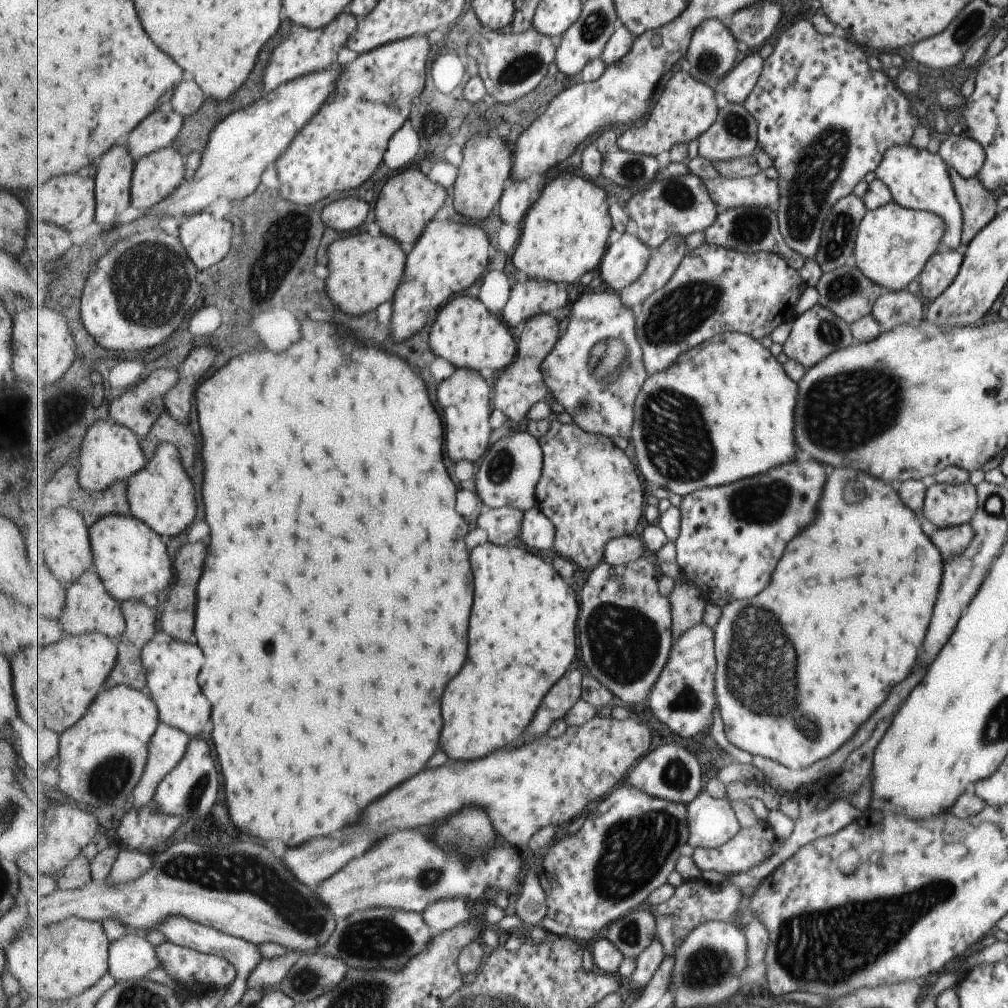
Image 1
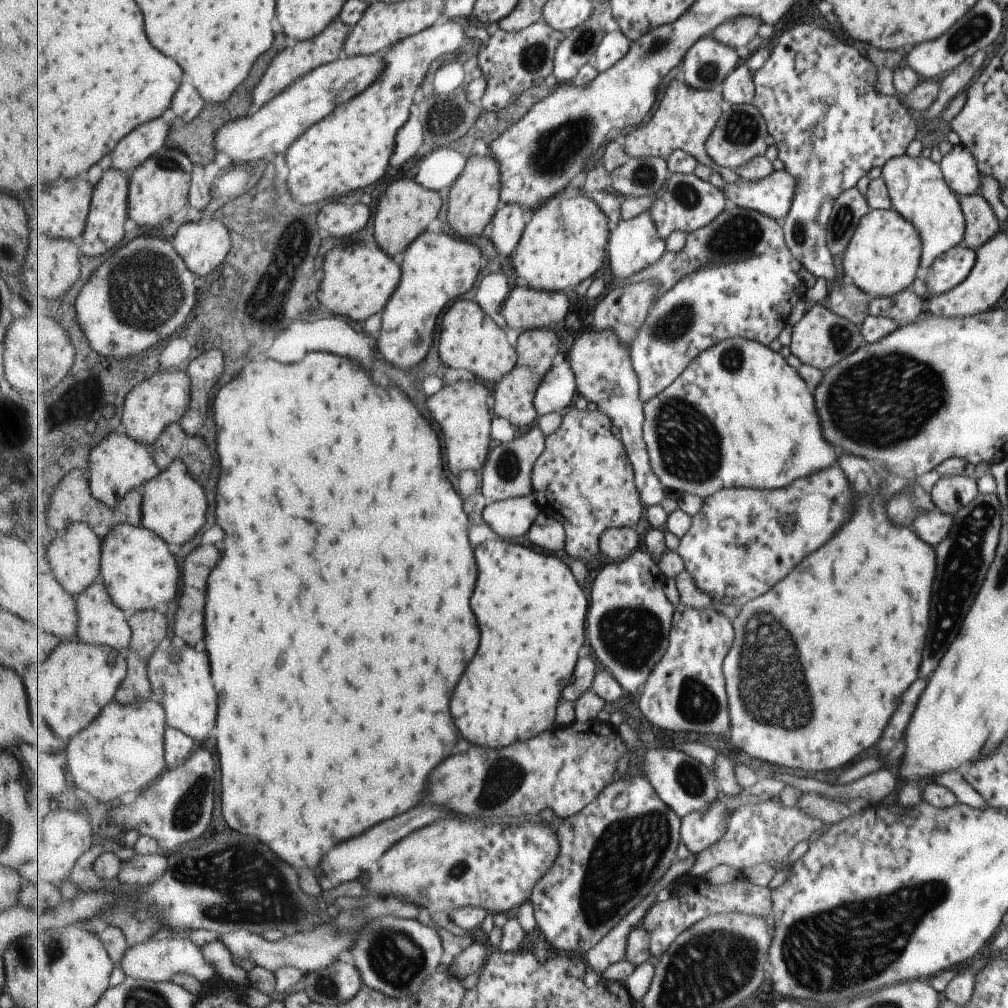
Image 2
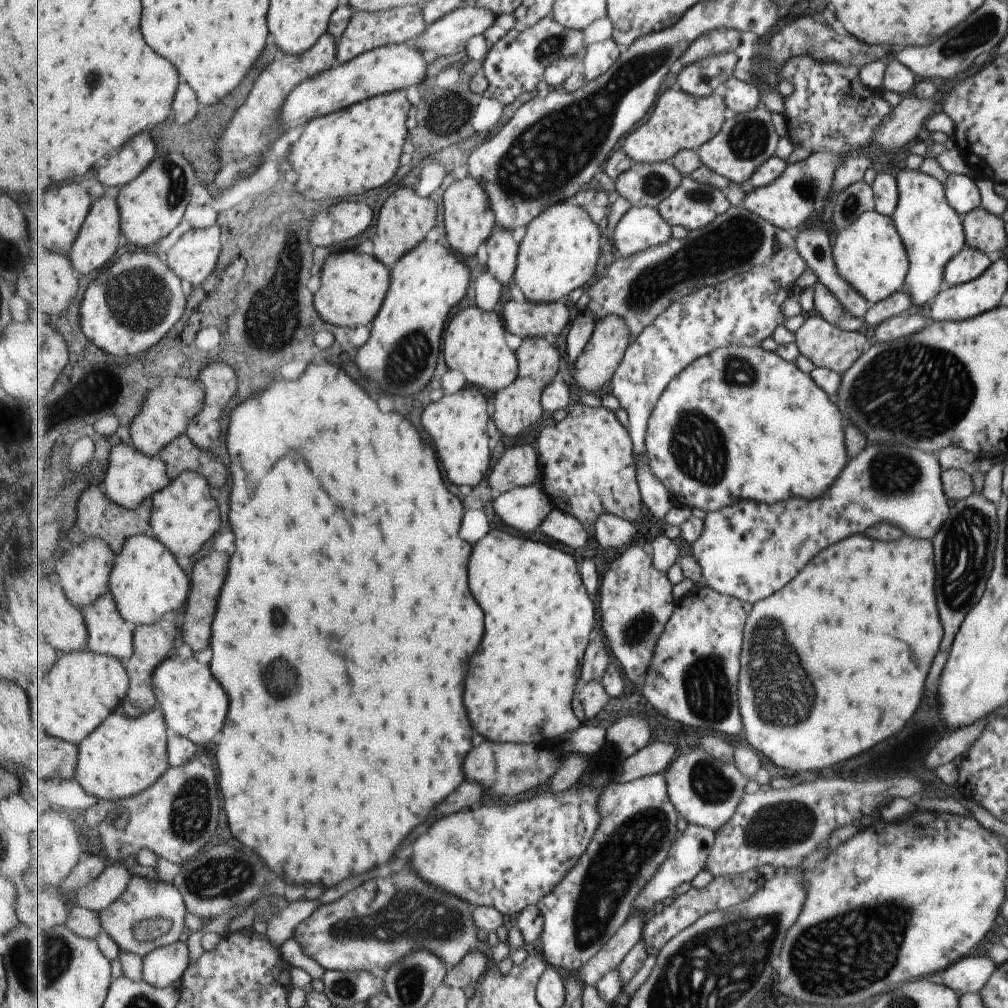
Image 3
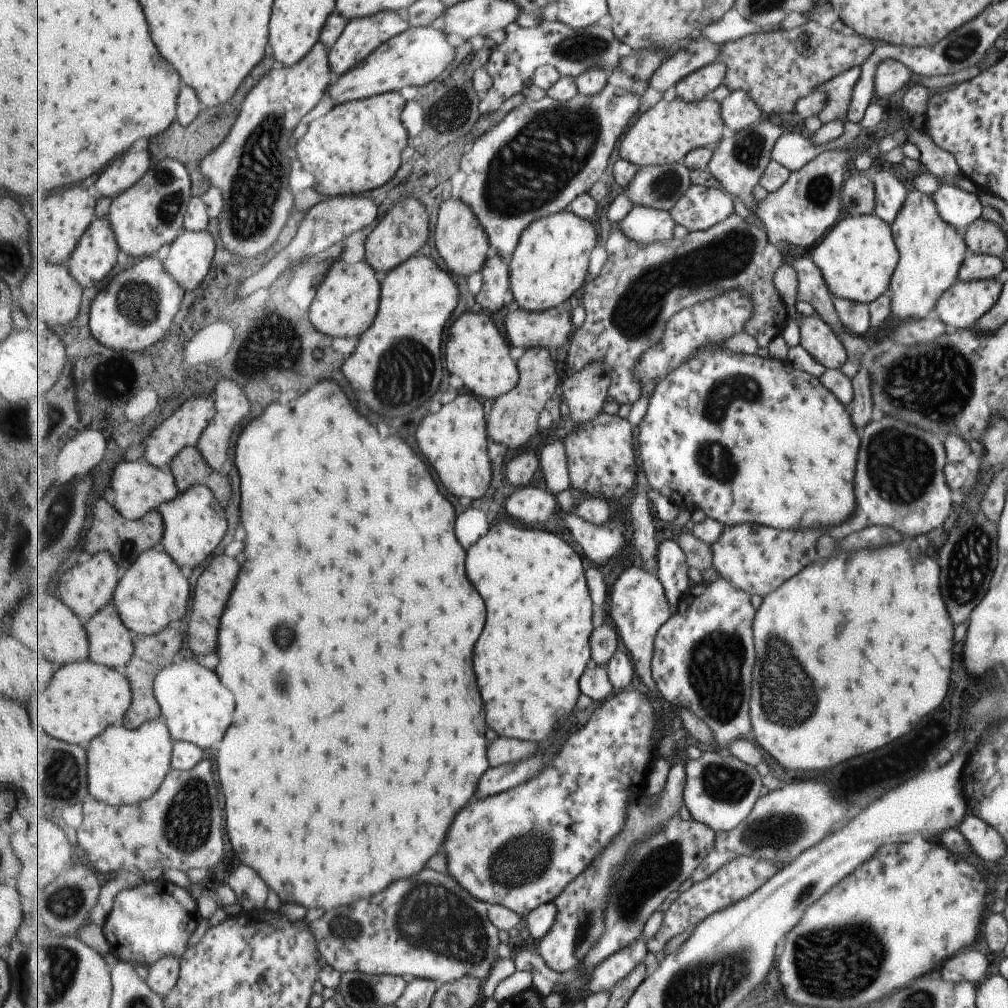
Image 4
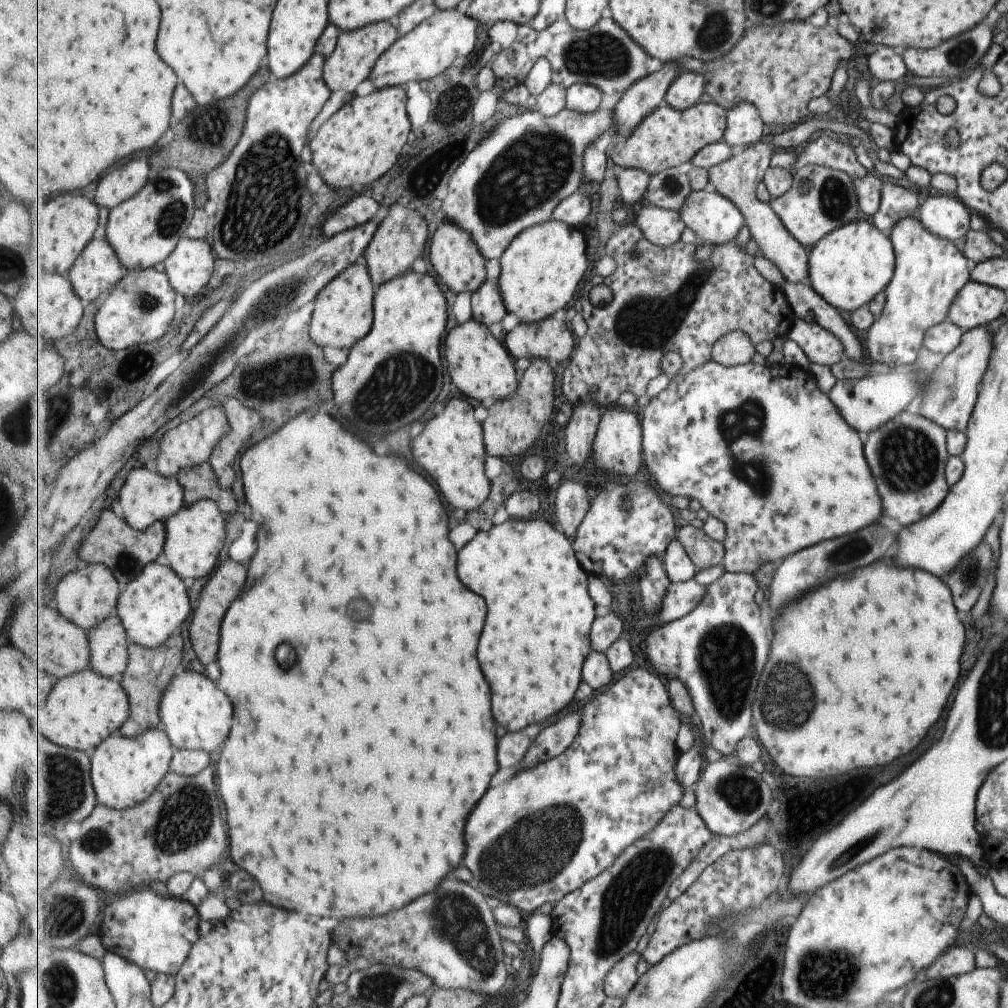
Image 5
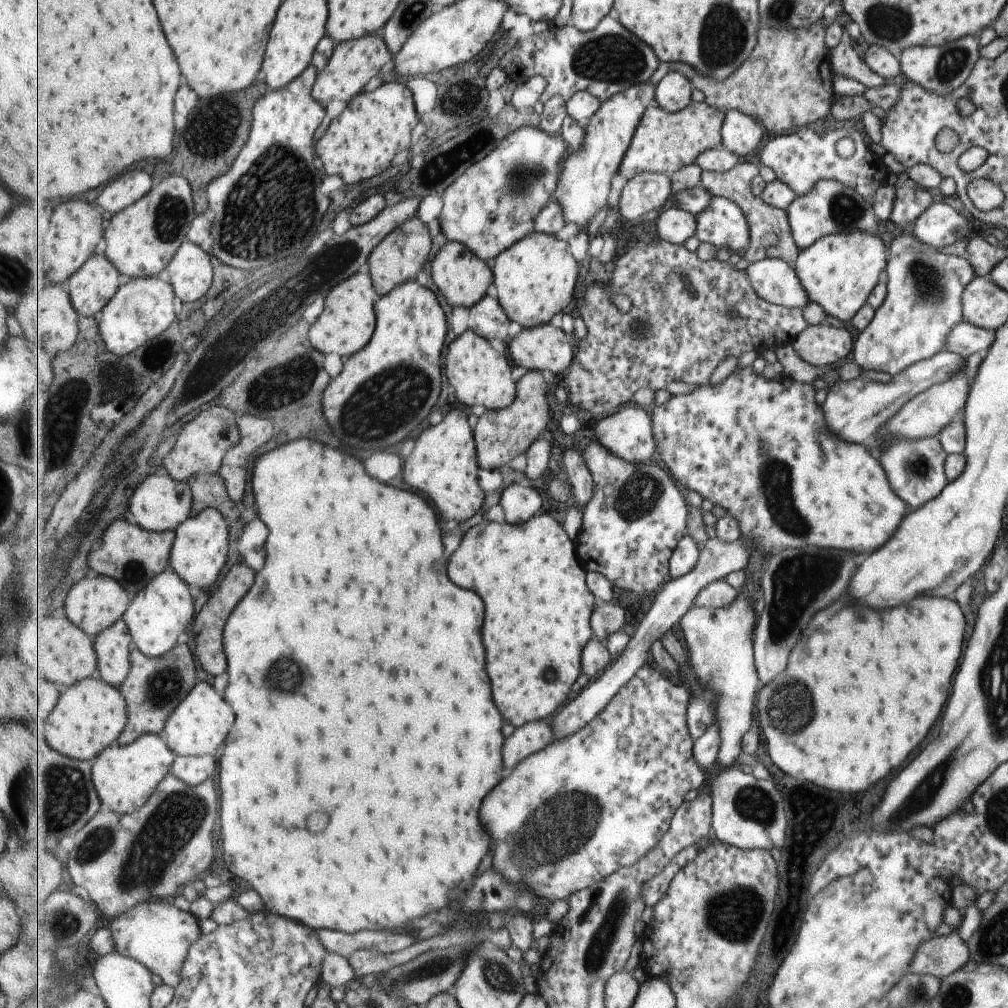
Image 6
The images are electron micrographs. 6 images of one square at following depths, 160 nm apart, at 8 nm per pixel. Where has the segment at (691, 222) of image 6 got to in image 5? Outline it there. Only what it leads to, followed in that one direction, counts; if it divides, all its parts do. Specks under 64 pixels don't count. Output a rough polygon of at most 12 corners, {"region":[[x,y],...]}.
{"region":[[651,204],[634,224],[652,243],[675,244],[686,226],[679,211]]}

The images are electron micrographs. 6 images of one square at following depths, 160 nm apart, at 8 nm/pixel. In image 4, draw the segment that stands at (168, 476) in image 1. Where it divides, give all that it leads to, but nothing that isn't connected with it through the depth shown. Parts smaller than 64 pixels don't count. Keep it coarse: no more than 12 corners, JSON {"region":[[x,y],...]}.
{"region":[[206,485],[158,508],[159,546],[195,568],[227,534],[227,516]]}

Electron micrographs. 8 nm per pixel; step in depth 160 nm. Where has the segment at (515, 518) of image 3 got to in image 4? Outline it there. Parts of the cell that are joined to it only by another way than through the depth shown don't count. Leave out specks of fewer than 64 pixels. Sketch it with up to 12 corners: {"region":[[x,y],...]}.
{"region":[[535,485],[508,493],[506,512],[527,527],[549,522],[557,498]]}

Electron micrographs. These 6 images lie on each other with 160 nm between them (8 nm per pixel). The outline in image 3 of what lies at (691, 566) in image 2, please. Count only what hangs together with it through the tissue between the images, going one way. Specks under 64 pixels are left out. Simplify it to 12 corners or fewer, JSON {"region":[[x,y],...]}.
{"region":[[867,446],[825,496],[739,499],[690,544],[751,604],[825,546],[889,522],[933,538],[935,455]]}

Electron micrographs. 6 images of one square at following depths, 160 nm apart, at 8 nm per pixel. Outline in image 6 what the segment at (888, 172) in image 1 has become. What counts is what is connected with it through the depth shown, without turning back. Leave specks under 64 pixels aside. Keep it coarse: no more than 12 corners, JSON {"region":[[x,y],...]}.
{"region":[[901,232],[859,370],[896,375],[943,349],[975,276]]}

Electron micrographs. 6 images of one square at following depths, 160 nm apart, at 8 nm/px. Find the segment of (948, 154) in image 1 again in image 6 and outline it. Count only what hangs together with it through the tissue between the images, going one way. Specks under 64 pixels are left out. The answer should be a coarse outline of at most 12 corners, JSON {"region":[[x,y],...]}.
{"region":[[944,201],[914,220],[912,235],[933,248],[962,240],[967,220]]}

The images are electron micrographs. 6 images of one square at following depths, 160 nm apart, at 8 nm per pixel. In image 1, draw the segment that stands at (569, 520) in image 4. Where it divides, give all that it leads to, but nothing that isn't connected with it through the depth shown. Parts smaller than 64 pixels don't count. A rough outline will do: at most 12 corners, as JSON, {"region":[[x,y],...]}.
{"region":[[539,506],[524,512],[520,540],[552,550],[554,522]]}

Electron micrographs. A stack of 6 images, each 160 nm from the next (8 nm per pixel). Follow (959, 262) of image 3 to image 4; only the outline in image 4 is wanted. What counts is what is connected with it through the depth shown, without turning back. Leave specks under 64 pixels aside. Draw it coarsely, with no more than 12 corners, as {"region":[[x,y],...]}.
{"region":[[966,251],[959,281],[1002,281],[1003,263],[993,255]]}

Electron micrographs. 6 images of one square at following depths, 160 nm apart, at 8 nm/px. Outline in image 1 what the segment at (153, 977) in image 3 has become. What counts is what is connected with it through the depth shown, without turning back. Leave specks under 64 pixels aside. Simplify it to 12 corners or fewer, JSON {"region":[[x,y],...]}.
{"region":[[143,933],[110,943],[109,973],[143,979],[159,966]]}

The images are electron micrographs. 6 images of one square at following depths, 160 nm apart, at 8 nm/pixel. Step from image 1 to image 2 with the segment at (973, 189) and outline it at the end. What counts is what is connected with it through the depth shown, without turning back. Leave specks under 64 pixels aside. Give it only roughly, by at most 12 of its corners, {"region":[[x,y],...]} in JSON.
{"region":[[979,192],[959,196],[962,244],[975,251],[999,231]]}

